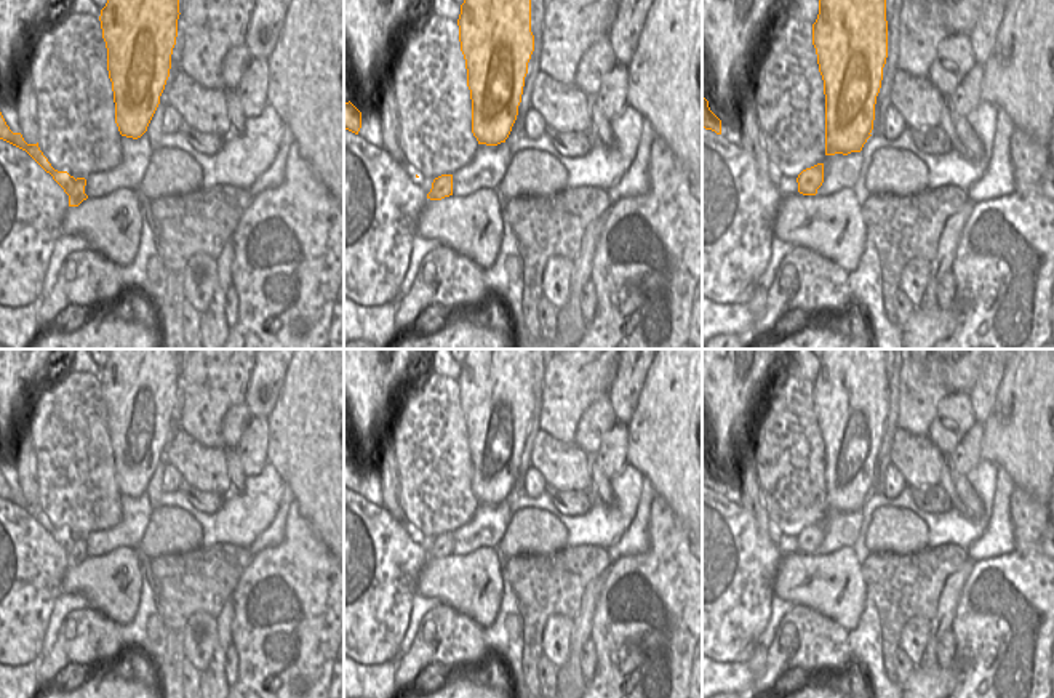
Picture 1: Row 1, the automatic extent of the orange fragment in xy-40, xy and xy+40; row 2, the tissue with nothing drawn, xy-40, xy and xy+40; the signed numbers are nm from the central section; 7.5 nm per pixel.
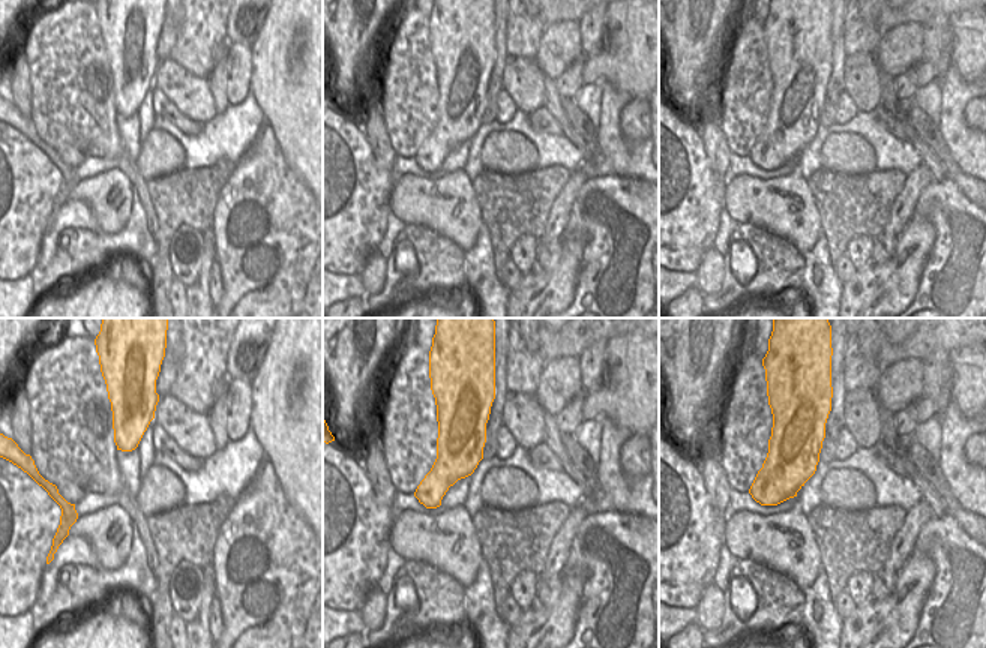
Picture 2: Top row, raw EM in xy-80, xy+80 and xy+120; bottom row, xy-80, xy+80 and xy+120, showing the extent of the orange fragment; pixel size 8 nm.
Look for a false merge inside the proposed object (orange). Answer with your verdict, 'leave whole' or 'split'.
split

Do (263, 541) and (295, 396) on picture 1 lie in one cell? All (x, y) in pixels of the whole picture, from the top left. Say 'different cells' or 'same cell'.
different cells

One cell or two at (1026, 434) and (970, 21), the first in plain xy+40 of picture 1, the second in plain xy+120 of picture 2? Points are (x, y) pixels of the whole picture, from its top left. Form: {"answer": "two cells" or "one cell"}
{"answer": "one cell"}

